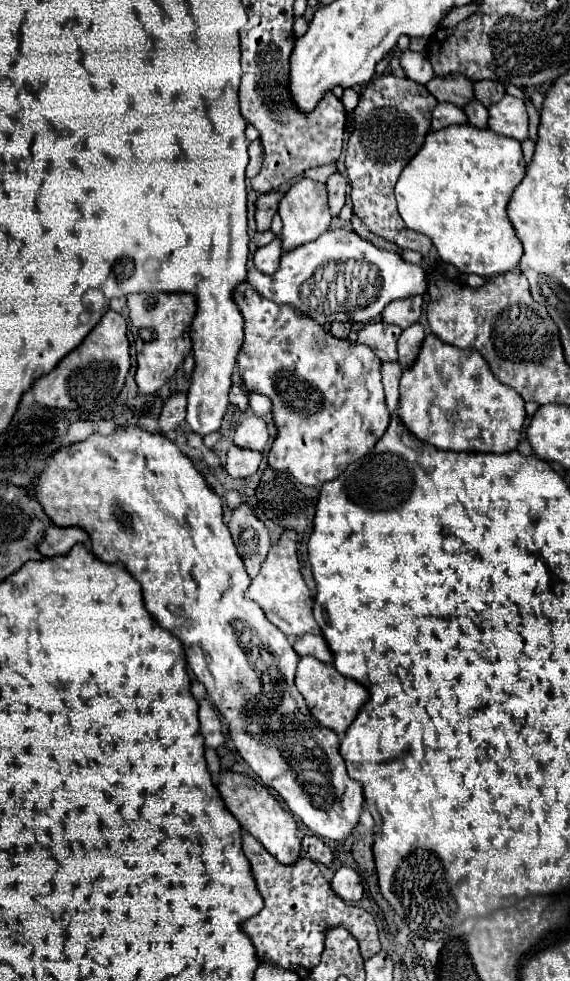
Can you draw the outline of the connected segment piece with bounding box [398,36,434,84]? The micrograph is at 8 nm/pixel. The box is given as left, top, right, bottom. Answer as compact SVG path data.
M400 36L400 40L398 40L398 48L402 52L400 64L402 64L408 78L412 78L418 84L426 84L426 82L430 82L434 78L432 66L430 66L430 62L428 62L428 58L424 54L410 52L408 42L410 42L408 36Z

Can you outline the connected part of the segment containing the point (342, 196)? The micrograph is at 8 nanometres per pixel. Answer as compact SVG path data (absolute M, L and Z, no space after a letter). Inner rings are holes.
M334 172L328 178L326 188L328 188L328 194L330 194L328 204L330 204L330 210L332 210L332 216L338 216L338 212L344 206L344 200L346 200L346 178L340 172Z

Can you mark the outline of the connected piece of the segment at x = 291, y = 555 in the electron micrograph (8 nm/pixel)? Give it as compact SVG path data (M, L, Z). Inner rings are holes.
M284 530L280 540L270 546L266 560L252 584L246 590L246 596L262 606L272 624L276 624L286 636L304 636L320 634L320 626L312 616L312 592L302 580L300 562L296 556L296 530Z

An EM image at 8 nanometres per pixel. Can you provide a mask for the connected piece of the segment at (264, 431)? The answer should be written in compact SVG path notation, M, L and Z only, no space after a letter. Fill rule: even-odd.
M250 414L236 428L234 444L240 446L240 448L250 448L250 450L260 450L262 452L266 448L268 438L270 438L270 434L268 434L268 424L264 422L264 418Z

